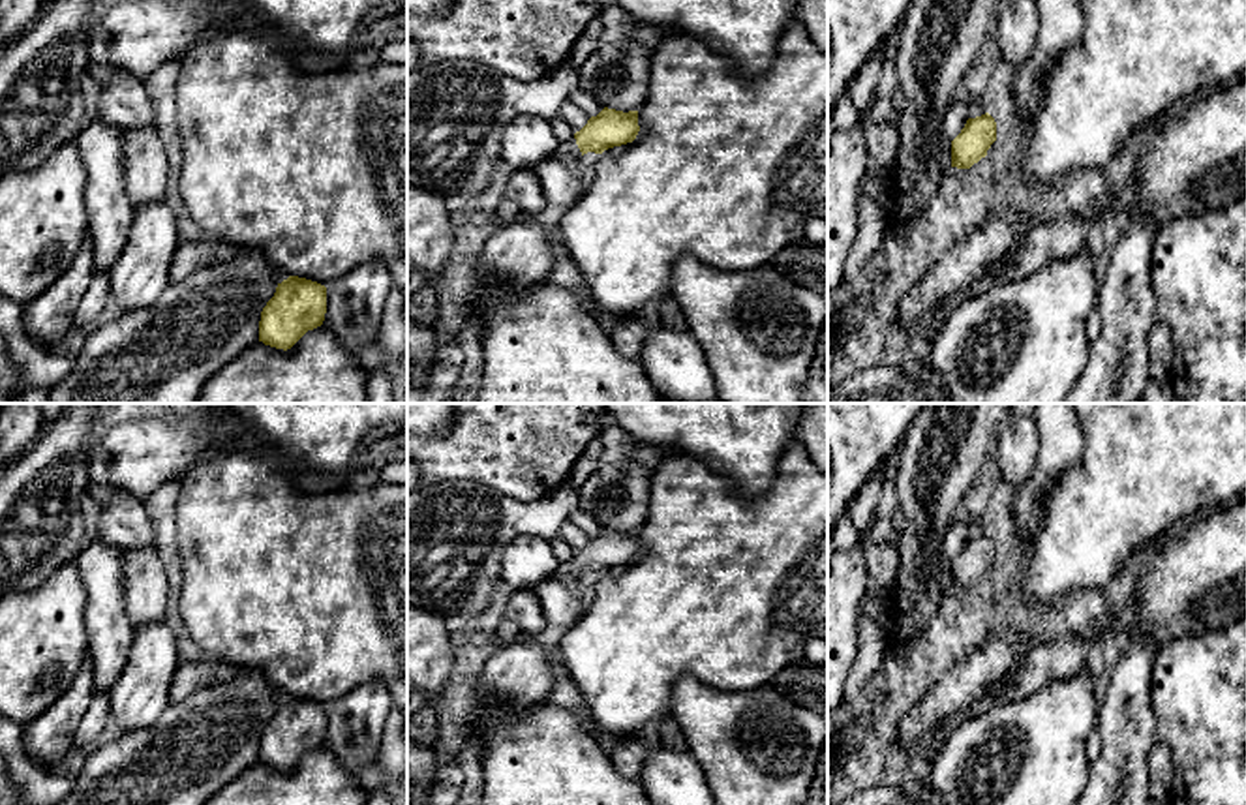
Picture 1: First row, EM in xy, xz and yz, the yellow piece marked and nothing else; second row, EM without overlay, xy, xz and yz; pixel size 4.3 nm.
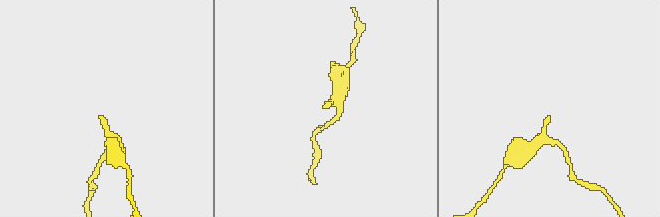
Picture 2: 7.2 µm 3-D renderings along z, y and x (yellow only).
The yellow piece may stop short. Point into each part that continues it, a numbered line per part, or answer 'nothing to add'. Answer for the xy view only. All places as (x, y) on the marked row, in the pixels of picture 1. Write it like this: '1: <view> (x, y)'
nothing to add

